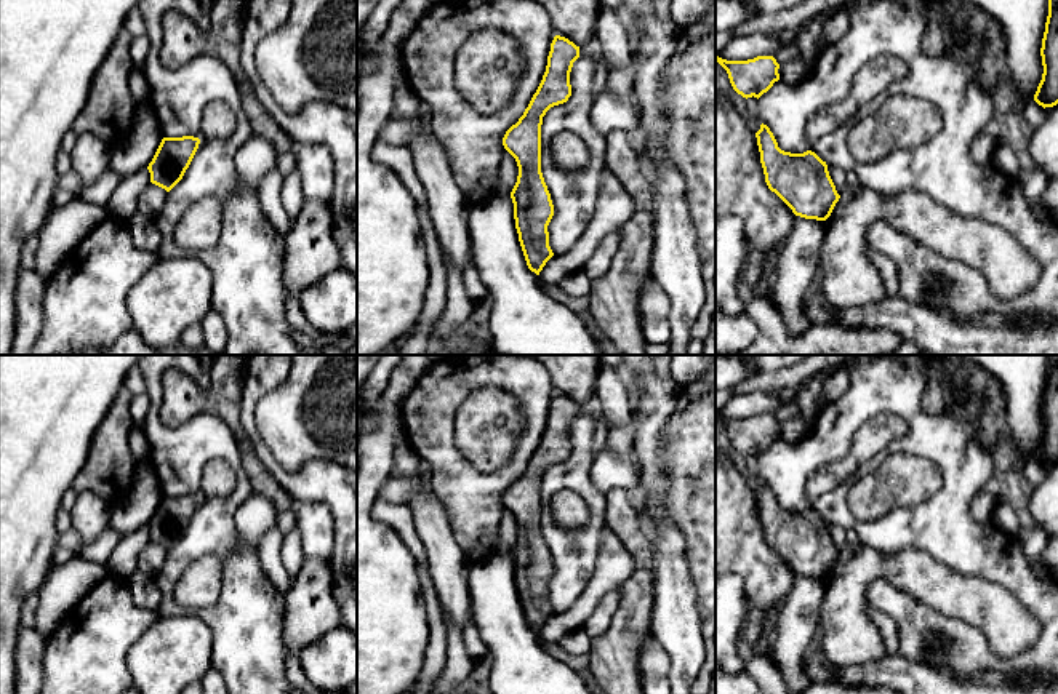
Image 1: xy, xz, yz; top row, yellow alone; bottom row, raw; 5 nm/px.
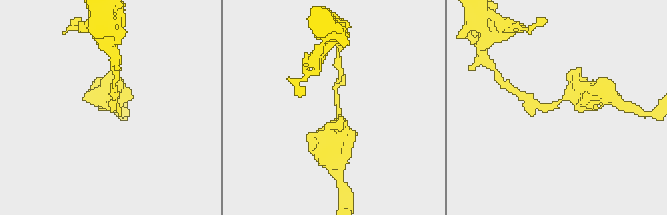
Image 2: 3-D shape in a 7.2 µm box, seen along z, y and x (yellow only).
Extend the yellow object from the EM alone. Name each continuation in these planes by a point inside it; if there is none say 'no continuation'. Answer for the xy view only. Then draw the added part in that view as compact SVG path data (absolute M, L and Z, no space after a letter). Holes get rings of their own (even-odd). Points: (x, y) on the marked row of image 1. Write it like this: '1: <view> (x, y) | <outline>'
1: xy (218, 122) | M221 101L206 106L202 115L200 142L226 139L235 130L234 112Z

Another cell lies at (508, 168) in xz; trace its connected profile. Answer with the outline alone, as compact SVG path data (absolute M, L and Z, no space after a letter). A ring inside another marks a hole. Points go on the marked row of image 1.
M506 150L503 154L501 163L499 163L499 176L495 187L495 193L501 197L511 195L519 176L519 166L515 158Z

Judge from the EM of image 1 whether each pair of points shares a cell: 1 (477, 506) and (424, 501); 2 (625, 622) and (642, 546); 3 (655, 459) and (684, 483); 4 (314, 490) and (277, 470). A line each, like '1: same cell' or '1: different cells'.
1: different cells
2: same cell
3: different cells
4: same cell

